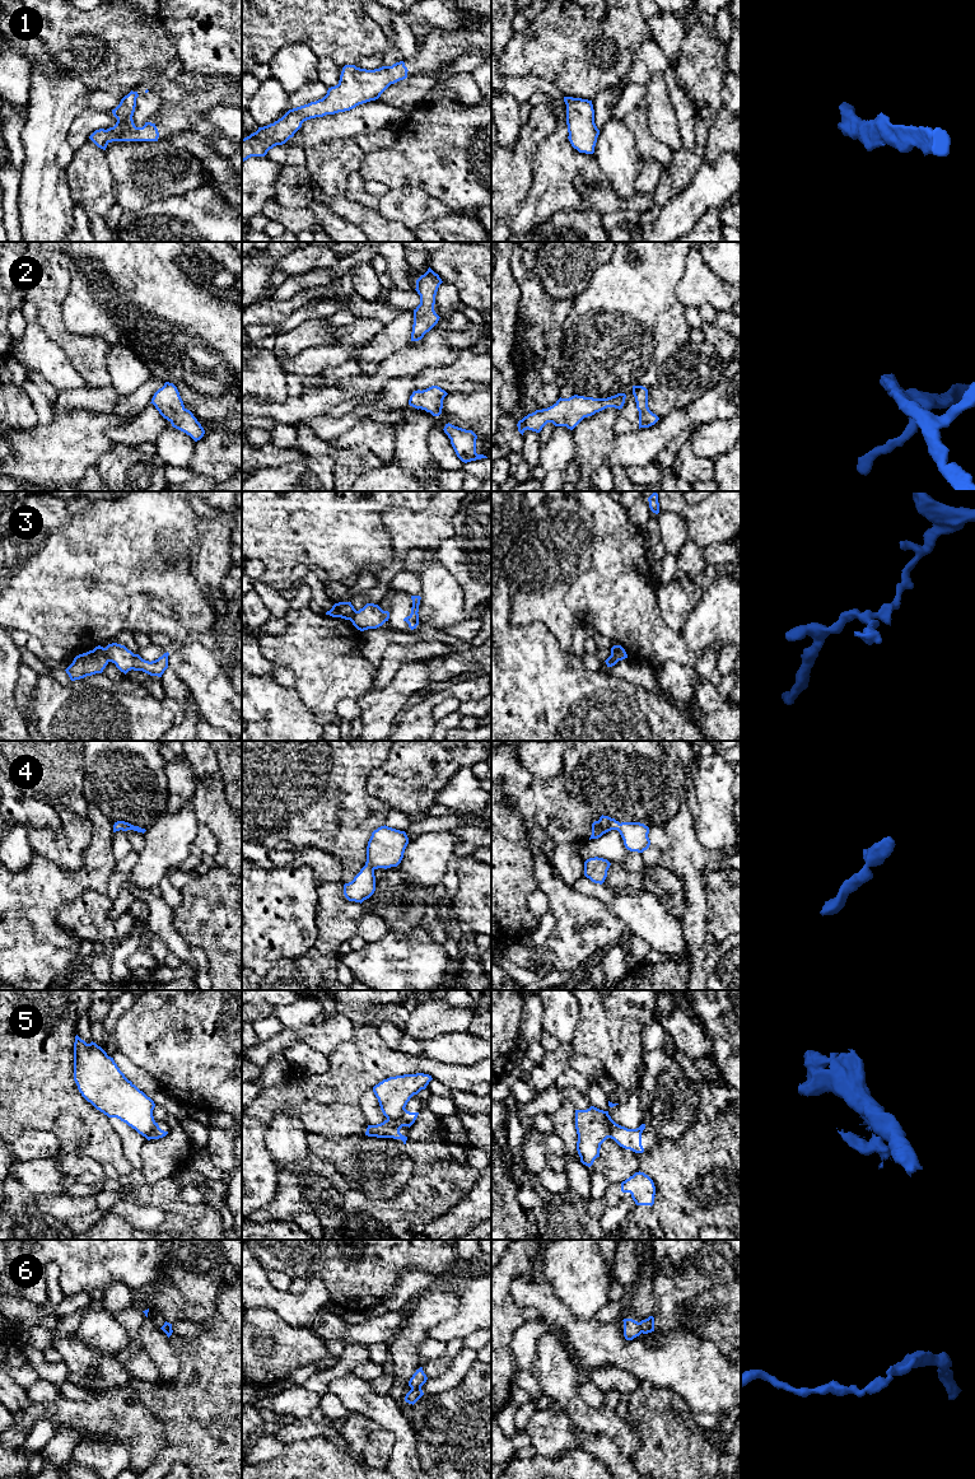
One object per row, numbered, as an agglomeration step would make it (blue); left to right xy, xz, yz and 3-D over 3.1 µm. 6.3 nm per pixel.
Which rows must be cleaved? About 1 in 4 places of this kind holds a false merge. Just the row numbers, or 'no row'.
3, 5, 6

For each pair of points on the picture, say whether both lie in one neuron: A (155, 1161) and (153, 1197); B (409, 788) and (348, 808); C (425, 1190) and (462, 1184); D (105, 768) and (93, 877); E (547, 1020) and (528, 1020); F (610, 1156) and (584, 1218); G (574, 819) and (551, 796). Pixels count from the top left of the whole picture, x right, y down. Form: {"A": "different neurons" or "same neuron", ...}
{"A": "different neurons", "B": "different neurons", "C": "same neuron", "D": "different neurons", "E": "different neurons", "F": "different neurons", "G": "same neuron"}

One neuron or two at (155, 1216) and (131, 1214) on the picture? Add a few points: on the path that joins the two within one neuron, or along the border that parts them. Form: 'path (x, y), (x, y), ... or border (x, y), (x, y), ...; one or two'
path (149, 1216), (138, 1214); one

